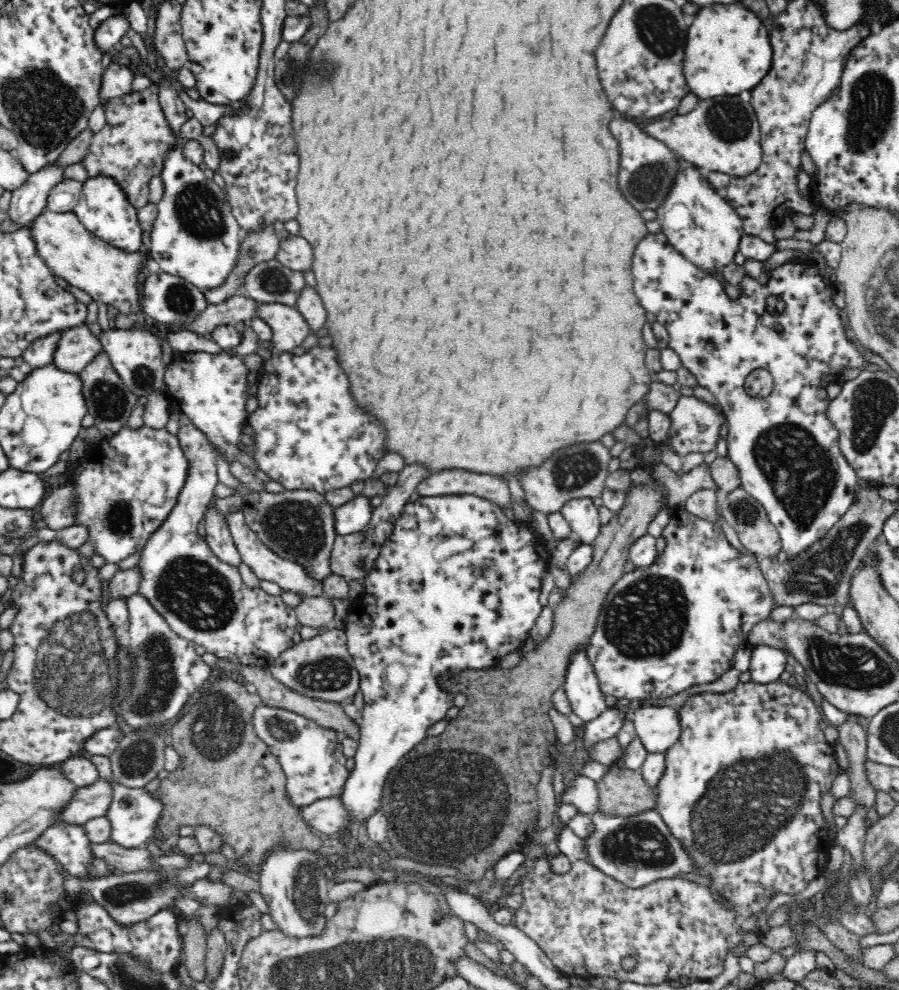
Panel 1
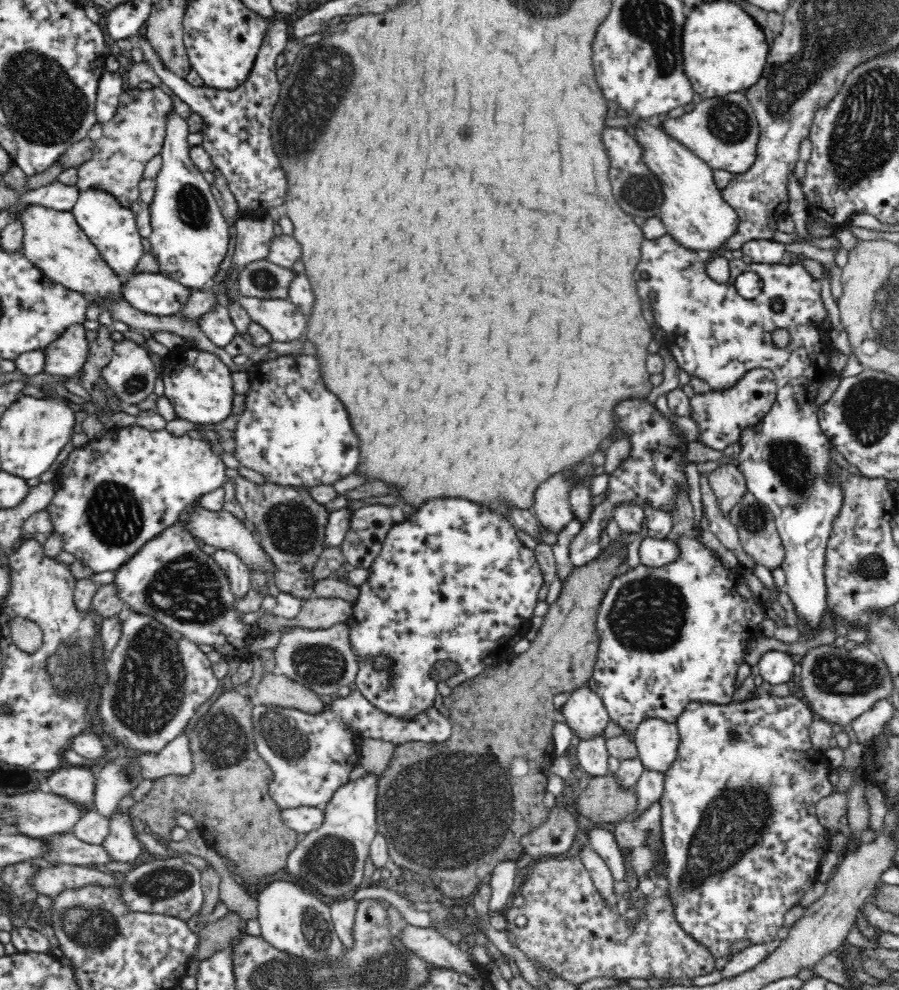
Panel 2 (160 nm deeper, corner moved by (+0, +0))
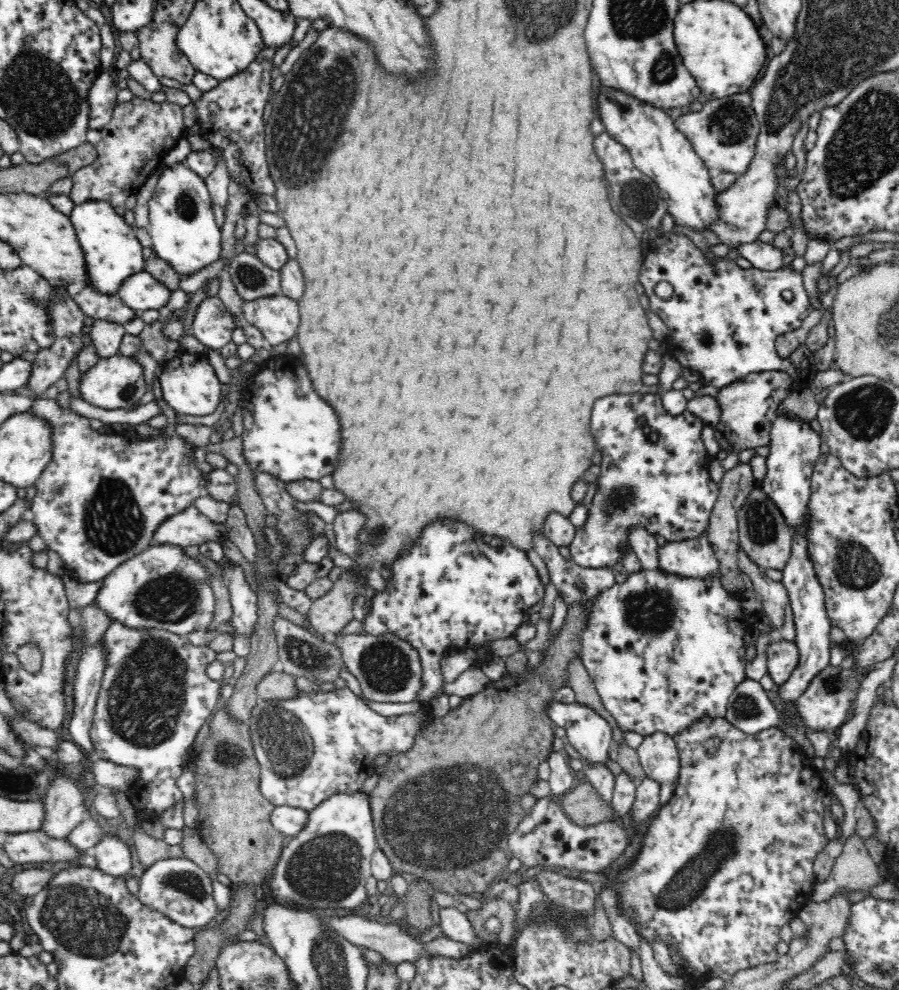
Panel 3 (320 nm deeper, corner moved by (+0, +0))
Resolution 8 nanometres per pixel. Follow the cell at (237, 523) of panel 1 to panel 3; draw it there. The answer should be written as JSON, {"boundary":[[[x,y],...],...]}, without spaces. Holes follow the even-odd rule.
{"boundary":[[[192,505],[161,523],[154,536],[154,543],[172,544],[182,548],[218,542],[222,538],[226,538],[226,527],[215,524]]]}

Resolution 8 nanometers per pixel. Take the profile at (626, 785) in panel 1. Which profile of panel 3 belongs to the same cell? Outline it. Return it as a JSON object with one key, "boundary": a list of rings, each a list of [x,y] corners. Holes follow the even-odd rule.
{"boundary":[[[580,783],[557,800],[568,819],[578,826],[587,827],[602,821],[614,820],[614,809],[596,796],[598,793],[590,783]]]}

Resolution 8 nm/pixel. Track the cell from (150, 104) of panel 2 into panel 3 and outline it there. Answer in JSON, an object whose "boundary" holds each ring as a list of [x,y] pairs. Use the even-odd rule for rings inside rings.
{"boundary":[[[135,96],[129,102],[118,103],[112,112],[110,122],[99,130],[101,139],[95,145],[97,159],[92,164],[78,169],[72,176],[73,187],[69,194],[72,202],[77,205],[82,204],[83,201],[106,201],[113,205],[118,214],[123,215],[128,196],[136,195],[143,182],[160,168],[164,156],[176,146],[180,138],[183,138],[186,127],[182,120],[184,120],[182,107],[177,103],[168,101],[156,103]]]}

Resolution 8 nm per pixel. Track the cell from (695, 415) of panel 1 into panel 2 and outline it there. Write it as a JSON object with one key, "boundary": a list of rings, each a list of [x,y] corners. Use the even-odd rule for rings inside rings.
{"boundary":[[[766,368],[749,370],[732,388],[725,391],[708,391],[696,394],[690,399],[692,420],[700,425],[700,443],[724,451],[728,446],[738,444],[744,430],[751,429],[770,413],[777,398],[775,374]]]}

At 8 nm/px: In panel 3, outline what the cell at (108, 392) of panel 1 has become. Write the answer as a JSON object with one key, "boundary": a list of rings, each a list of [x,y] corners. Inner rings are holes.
{"boundary":[[[94,320],[89,336],[96,352],[101,358],[118,354],[118,347],[126,334],[125,324],[110,322],[107,320]]]}

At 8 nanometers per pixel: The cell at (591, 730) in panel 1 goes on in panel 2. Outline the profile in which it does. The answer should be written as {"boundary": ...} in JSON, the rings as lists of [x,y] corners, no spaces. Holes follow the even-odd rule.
{"boundary":[[[600,735],[595,739],[580,741],[573,750],[575,762],[590,774],[591,777],[606,776],[612,772],[608,768],[609,752],[607,751],[606,739]]]}

